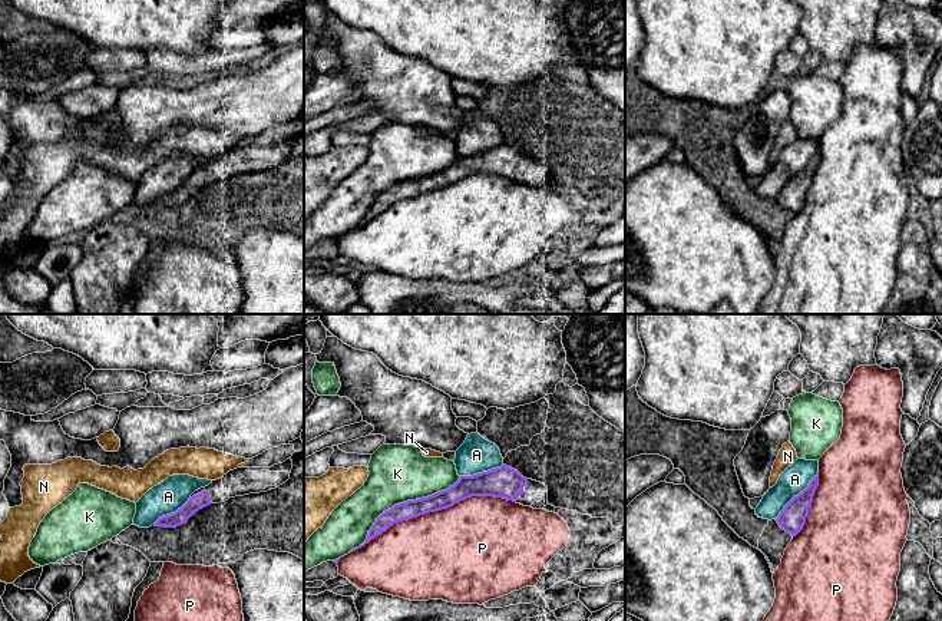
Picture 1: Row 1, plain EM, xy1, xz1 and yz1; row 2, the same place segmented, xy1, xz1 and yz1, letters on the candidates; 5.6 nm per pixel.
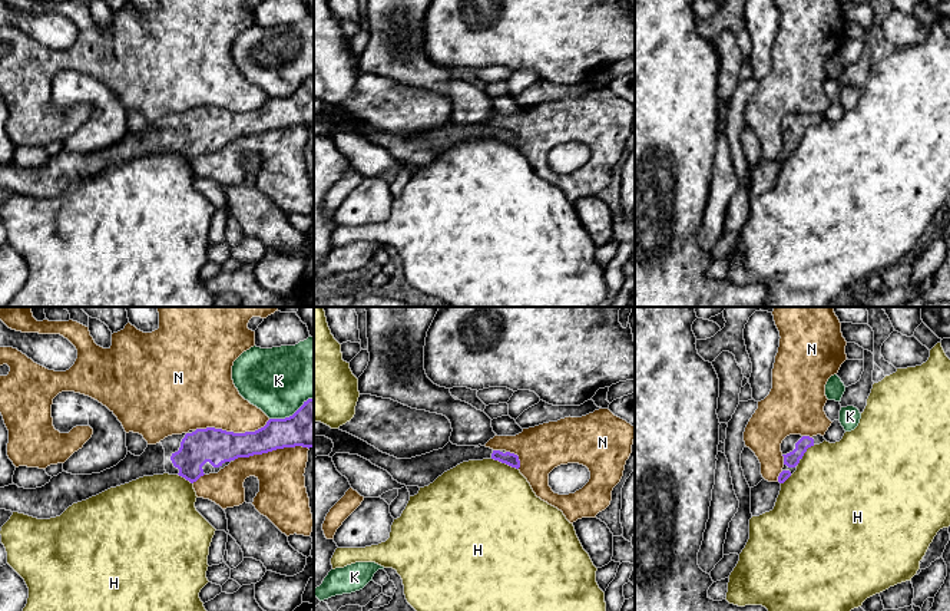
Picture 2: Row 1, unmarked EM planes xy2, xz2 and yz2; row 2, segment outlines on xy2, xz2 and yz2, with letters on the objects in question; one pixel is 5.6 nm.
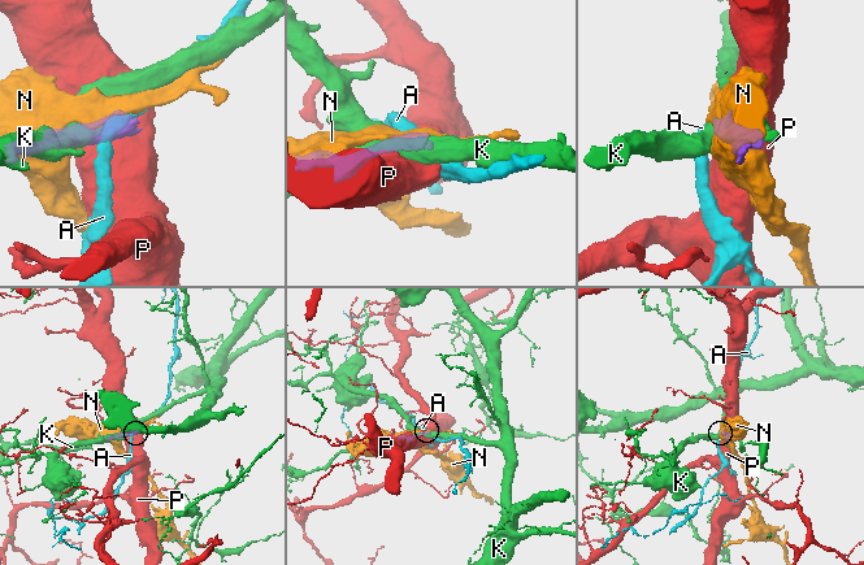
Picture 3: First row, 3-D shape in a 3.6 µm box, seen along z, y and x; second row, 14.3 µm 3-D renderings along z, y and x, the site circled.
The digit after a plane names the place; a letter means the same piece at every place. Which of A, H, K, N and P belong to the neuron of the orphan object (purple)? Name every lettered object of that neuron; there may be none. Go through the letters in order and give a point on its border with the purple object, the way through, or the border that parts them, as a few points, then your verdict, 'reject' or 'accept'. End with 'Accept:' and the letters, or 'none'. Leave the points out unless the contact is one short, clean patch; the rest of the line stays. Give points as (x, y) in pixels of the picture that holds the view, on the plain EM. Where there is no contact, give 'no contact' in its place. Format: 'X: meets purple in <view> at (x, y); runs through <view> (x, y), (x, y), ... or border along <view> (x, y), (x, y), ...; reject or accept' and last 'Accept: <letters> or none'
A: meets purple in yz1 at (795, 175); border along yz1 (816, 152), (776, 198); reject
H: meets purple in xz2 at (505, 141); border along xz2 (492, 136), (517, 148); reject
K: meets purple in xz1 at (399, 182); reject
N: meets purple in xy2 at (232, 111); reject
P: meets purple in xz1 at (432, 190); reject
Accept: none

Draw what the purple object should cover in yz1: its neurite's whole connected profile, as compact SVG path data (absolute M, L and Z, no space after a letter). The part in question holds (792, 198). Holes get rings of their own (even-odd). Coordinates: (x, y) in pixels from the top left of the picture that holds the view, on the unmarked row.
M816 153L809 165L784 185L776 198L783 209L796 215L803 208L817 165L819 155Z

